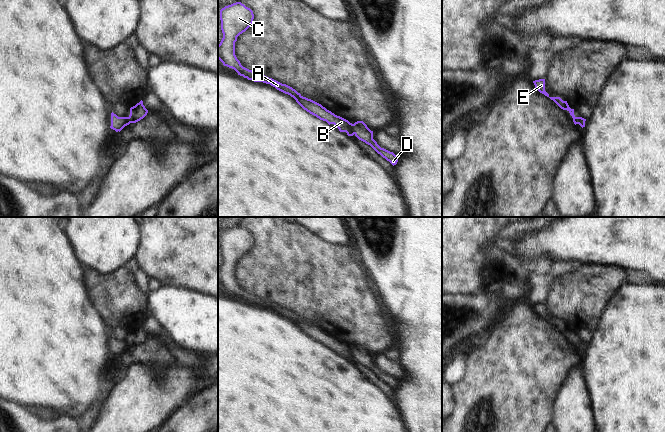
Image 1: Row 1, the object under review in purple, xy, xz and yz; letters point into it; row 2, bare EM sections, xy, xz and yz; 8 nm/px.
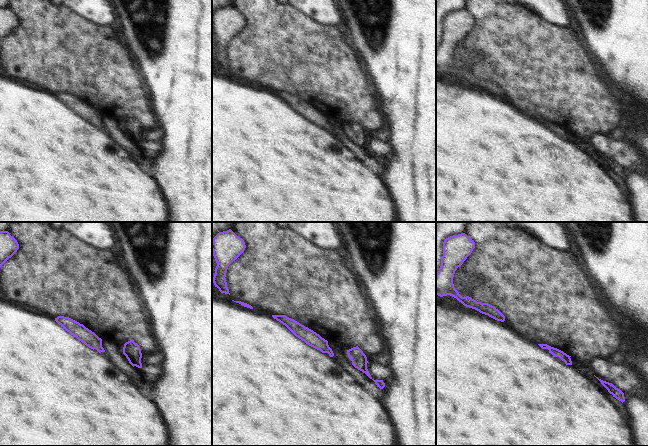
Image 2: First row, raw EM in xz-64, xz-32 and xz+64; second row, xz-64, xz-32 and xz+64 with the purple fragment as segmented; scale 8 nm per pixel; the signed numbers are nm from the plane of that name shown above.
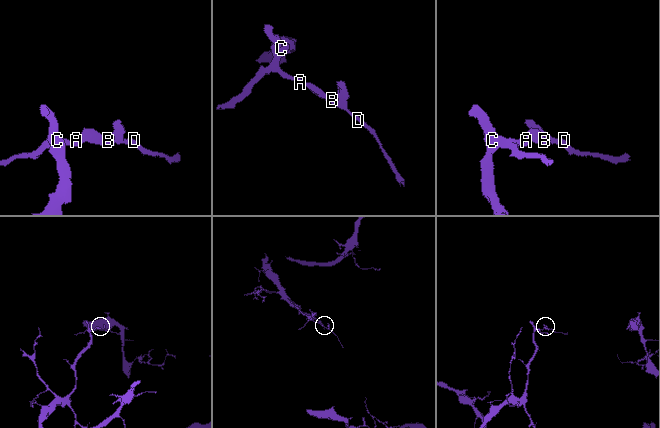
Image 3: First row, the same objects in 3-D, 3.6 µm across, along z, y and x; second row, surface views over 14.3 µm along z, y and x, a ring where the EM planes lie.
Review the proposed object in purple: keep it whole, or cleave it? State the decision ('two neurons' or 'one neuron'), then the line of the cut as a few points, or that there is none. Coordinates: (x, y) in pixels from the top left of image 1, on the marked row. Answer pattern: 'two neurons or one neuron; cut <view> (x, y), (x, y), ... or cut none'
two neurons; cut xz (352, 124), (355, 133)

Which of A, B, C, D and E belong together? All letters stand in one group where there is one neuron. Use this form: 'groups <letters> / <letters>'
groups A B C / D E

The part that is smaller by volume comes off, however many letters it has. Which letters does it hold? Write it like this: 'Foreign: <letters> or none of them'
Foreign: D, E

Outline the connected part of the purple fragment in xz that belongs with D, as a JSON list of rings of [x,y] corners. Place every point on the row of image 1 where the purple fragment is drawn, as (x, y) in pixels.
[[[357,121],[353,124],[355,129],[355,136],[370,145],[378,154],[389,161],[393,166],[397,164],[398,158],[393,153],[384,148],[381,148],[373,139],[373,131],[371,131],[363,121]]]

